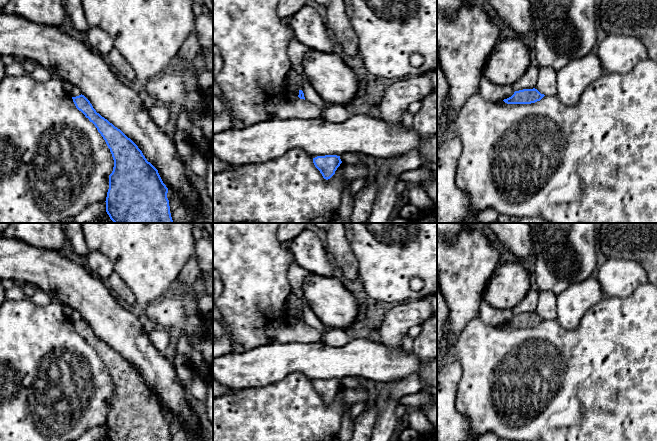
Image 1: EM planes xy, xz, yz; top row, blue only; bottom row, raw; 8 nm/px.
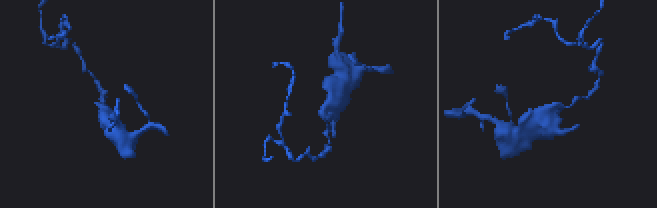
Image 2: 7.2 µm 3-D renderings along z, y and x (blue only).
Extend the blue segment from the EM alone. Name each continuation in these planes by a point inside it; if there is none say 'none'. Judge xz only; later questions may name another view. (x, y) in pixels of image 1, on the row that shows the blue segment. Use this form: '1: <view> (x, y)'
none

